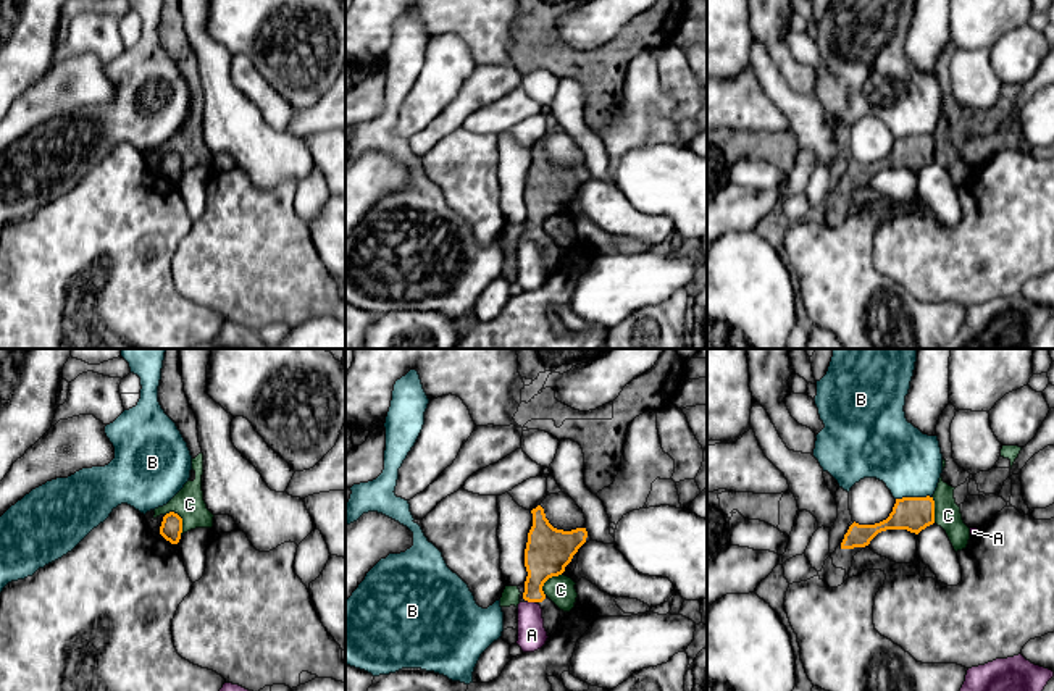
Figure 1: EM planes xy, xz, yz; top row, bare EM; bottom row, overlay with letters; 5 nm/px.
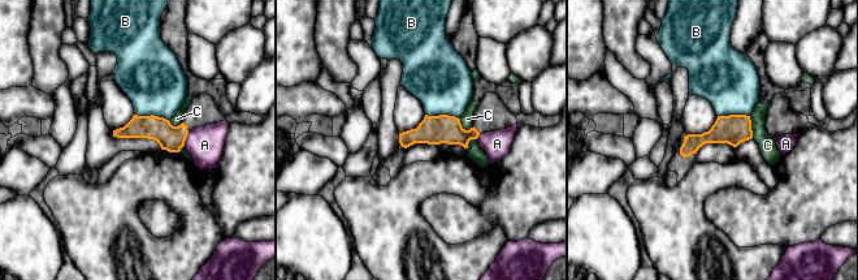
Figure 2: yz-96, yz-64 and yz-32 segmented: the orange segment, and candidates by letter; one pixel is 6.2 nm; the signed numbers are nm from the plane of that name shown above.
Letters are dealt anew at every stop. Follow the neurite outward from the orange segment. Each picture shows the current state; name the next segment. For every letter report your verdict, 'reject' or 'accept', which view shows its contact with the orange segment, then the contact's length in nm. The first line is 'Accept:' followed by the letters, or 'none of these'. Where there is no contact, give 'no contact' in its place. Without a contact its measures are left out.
Accept: none of these
A: reject; meets orange in xz; contact 50 nm long
B: reject; meets orange in yz; contact 180 nm long
C: reject; meets orange in xy; contact 140 nm long

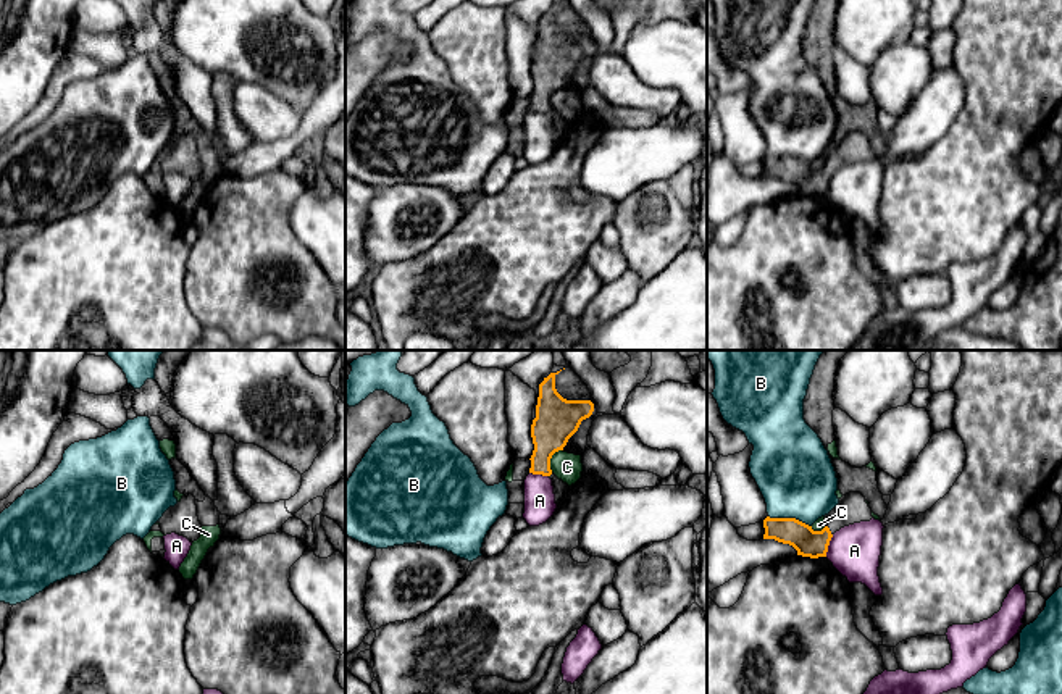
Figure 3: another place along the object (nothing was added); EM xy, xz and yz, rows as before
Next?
Accept: none of these
A: reject; meets orange in yz; contact 120 nm long
B: reject; meets orange in yz; contact 220 nm long
C: reject; meets orange in xz; contact 130 nm long

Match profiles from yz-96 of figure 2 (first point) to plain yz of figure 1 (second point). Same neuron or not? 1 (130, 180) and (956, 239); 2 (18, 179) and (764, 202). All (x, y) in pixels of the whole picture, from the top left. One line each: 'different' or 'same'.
1: different
2: same

